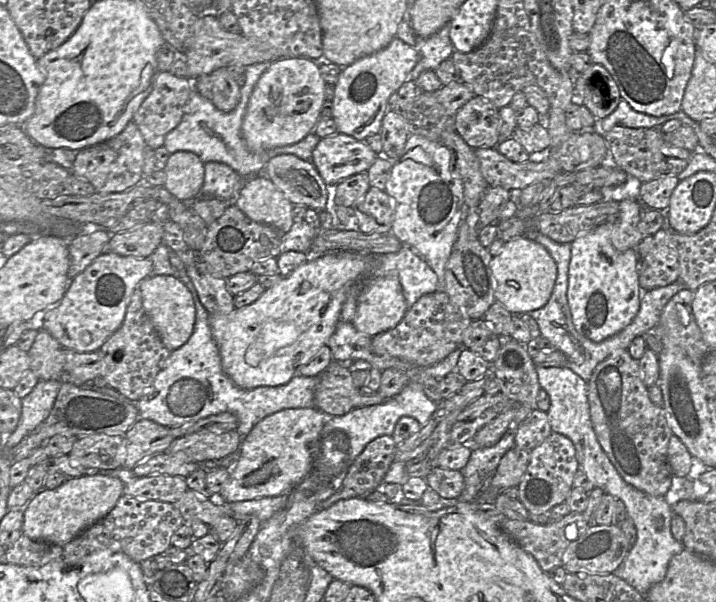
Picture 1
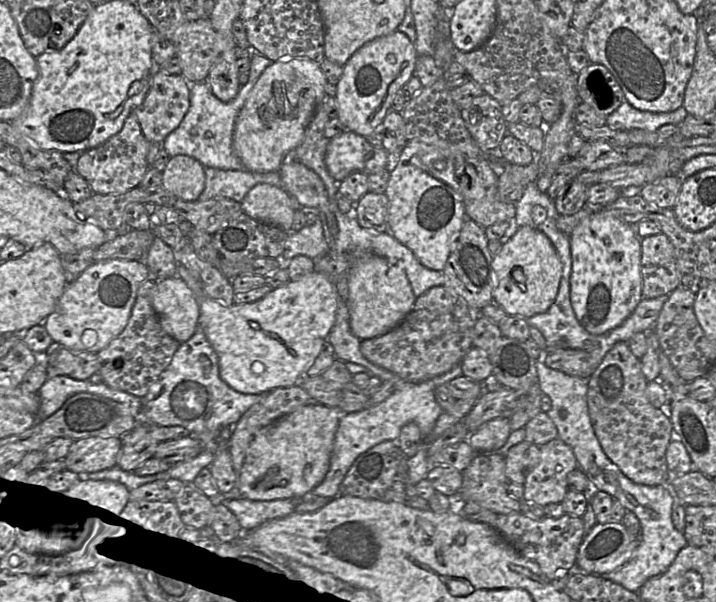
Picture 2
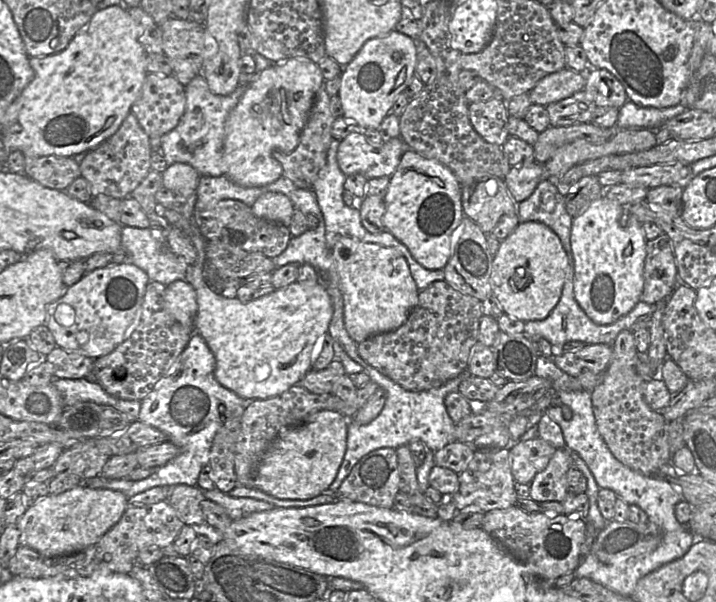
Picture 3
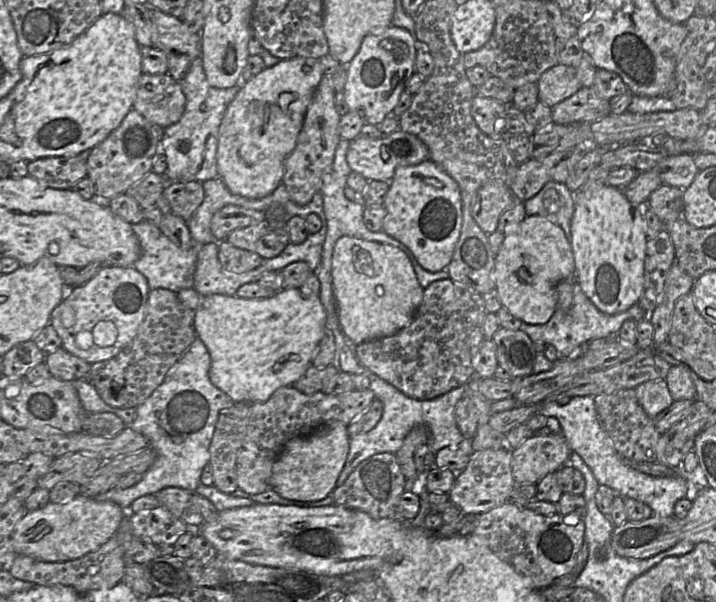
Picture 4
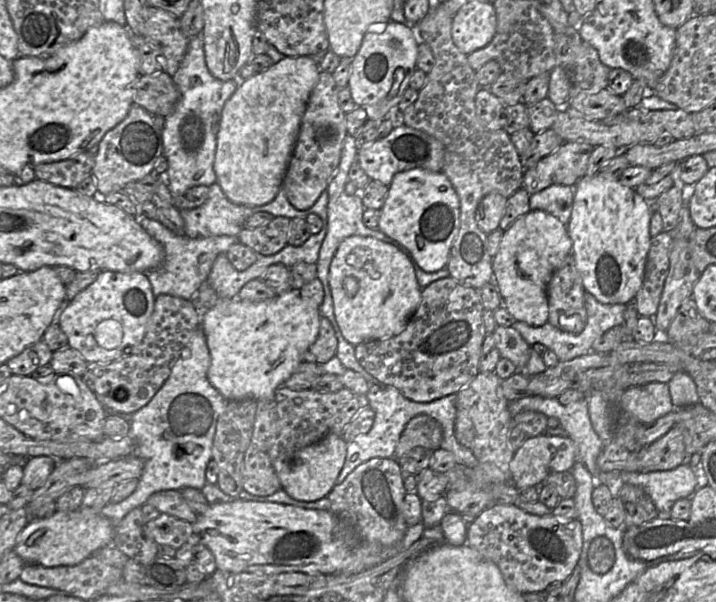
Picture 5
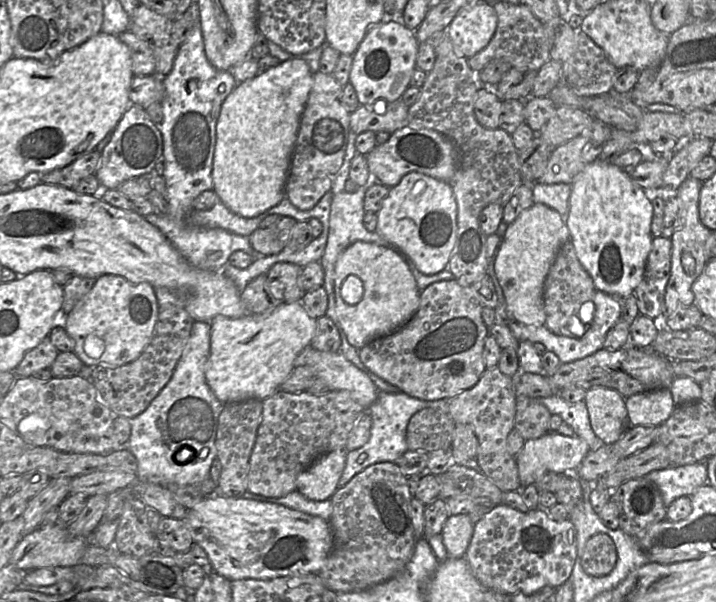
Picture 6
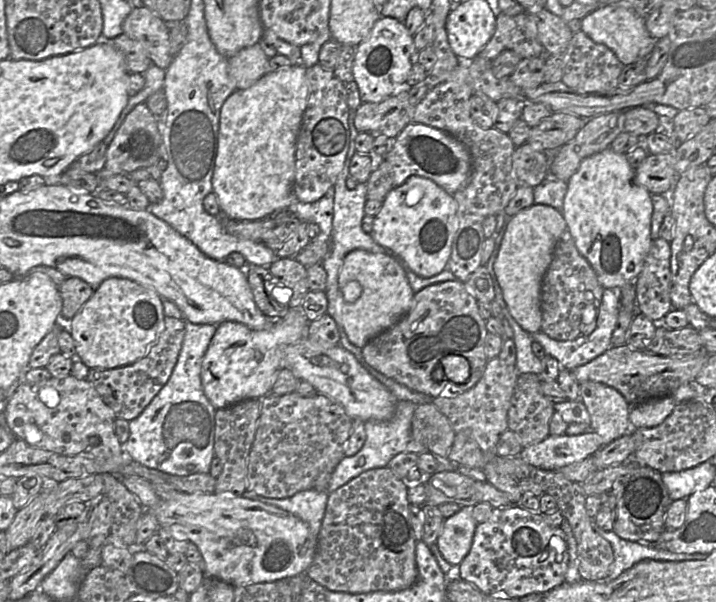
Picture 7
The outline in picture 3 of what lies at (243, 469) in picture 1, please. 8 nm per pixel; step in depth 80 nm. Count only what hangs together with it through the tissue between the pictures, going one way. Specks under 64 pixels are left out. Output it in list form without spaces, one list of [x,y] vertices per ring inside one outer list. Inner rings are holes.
[[[322,410],[303,424],[283,430],[264,453],[255,471],[254,488],[283,500],[309,500],[323,494],[343,461],[348,422],[338,412]]]

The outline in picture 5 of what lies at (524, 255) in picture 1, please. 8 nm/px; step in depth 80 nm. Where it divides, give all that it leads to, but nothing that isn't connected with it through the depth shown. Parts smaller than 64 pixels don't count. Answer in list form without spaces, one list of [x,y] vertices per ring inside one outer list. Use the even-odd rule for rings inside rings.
[[[529,210],[504,230],[493,258],[493,274],[504,307],[518,322],[530,326],[542,326],[548,322],[548,283],[570,255],[572,241],[566,225],[543,210]]]

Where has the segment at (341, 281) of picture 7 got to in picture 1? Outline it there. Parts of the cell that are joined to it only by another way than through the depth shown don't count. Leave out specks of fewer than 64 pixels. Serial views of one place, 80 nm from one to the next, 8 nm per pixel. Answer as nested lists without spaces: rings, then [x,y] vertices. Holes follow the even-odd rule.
[[[397,277],[367,278],[359,285],[353,326],[373,337],[395,328],[407,311]]]

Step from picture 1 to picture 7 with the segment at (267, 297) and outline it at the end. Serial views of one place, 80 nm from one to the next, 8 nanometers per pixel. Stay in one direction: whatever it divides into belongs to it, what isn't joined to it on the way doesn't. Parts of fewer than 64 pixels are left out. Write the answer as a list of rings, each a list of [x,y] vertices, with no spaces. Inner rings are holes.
[[[297,307],[290,309],[284,317],[276,319],[266,330],[252,330],[232,321],[216,325],[201,366],[203,391],[212,406],[217,410],[269,395],[279,371],[284,368],[285,349],[308,338],[309,324],[302,307]]]

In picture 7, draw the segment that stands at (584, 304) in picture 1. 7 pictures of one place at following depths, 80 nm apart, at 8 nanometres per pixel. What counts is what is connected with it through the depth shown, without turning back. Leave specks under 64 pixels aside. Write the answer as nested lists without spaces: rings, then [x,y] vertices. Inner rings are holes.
[[[610,148],[593,154],[582,161],[579,169],[568,180],[563,211],[567,229],[578,251],[594,269],[604,289],[621,288],[628,283],[635,283],[652,242],[652,214],[651,193],[638,184],[635,171],[629,165],[625,154],[615,153]]]

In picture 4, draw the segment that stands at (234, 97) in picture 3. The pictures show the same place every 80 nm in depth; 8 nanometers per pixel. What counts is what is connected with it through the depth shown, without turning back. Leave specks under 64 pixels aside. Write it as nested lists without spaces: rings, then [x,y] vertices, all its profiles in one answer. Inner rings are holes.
[[[199,56],[194,59],[179,82],[186,98],[186,106],[180,120],[165,128],[160,144],[160,152],[166,157],[167,182],[187,183],[197,181],[203,183],[219,176],[217,169],[217,147],[219,129],[228,105],[235,98],[240,88],[217,89],[209,85]]]

